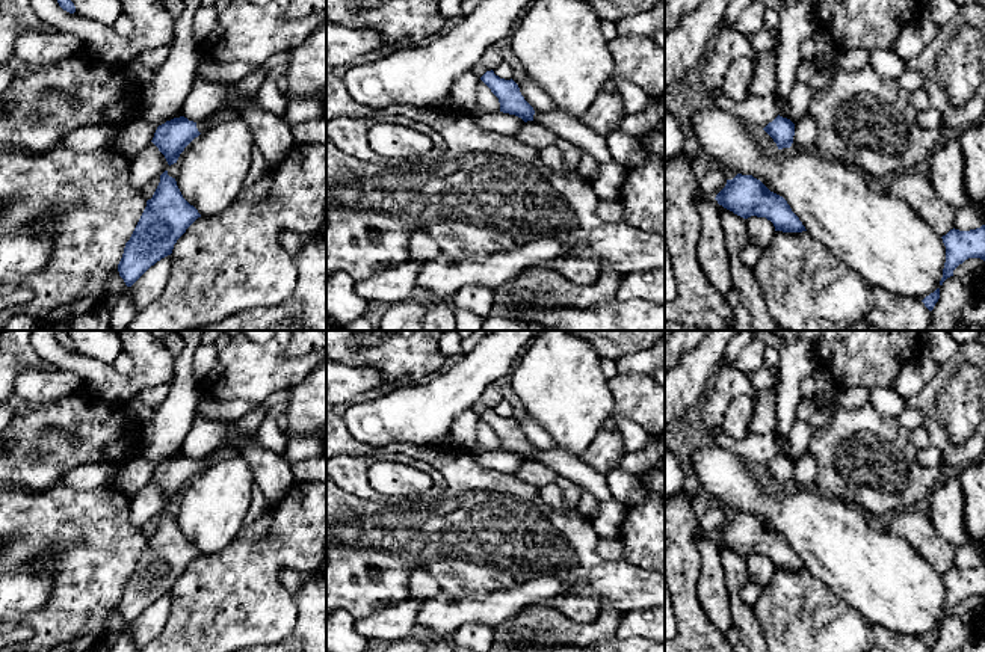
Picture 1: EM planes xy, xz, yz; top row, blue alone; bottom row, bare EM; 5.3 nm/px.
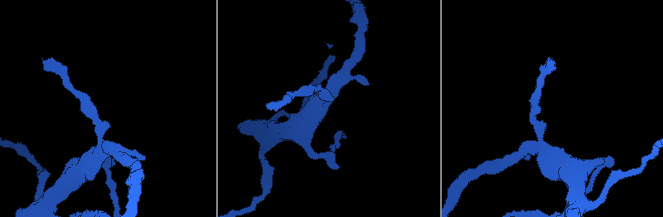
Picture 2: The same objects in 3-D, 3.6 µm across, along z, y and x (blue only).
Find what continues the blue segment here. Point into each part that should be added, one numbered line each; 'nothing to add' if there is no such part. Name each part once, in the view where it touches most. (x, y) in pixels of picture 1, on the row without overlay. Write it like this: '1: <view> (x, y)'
1: xy (224, 453)

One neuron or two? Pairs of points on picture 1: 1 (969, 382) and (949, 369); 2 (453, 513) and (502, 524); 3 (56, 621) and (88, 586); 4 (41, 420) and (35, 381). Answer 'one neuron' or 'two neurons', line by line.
1: two neurons
2: one neuron
3: one neuron
4: two neurons

